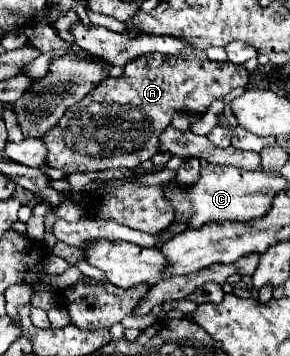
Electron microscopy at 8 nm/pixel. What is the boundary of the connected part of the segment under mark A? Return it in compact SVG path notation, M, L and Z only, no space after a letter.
M189 48L181 54L167 56L167 54L143 54L133 58L125 64L123 76L113 78L107 76L99 88L91 90L79 104L71 106L59 124L51 128L41 140L47 144L47 166L65 170L67 174L73 172L99 172L109 168L137 168L143 160L153 158L159 152L159 134L167 128L171 122L171 116L175 110L183 112L205 112L209 104L229 94L233 88L245 86L249 82L249 72L243 64L231 64L231 62L213 62L207 58L203 50Z

